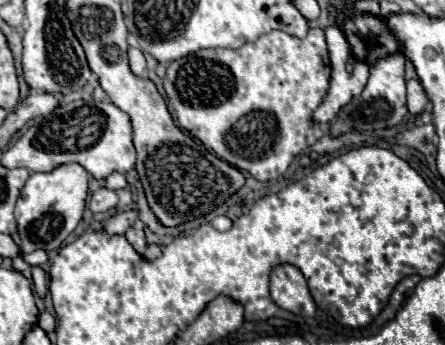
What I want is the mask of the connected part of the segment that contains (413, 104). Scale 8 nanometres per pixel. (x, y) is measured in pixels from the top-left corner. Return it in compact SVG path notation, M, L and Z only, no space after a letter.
M418 78L408 80L408 110L410 114L418 114L422 110L426 110L428 106L428 94L424 90L424 86L420 84Z

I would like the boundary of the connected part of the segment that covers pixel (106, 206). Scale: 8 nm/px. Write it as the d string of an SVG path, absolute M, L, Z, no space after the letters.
M106 188L96 190L96 192L90 196L90 200L88 200L88 208L92 210L92 214L108 212L108 210L116 208L116 204L118 204L118 196L116 196L116 192L106 190Z

